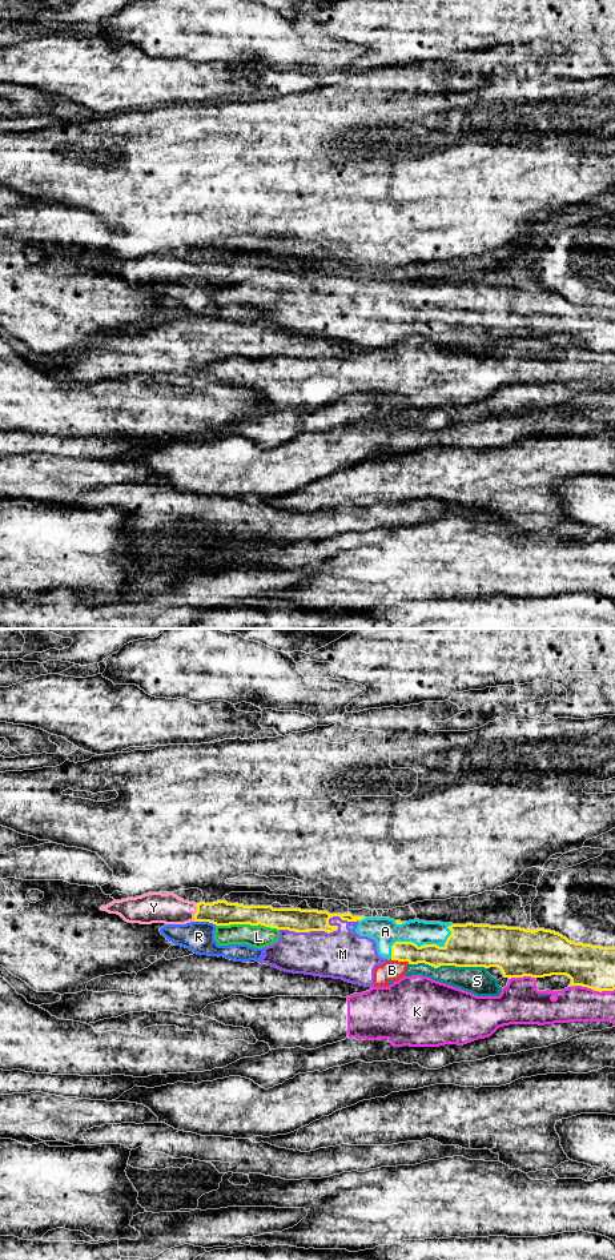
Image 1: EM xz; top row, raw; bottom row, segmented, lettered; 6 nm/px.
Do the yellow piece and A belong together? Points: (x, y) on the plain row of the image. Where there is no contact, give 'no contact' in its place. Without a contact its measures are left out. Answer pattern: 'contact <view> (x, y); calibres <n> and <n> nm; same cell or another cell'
contact xz (423, 305); calibres 240 and 170 nm; same cell

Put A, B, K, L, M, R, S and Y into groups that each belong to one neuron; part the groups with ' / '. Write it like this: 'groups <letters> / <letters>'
groups A B L M S / K / R Y

